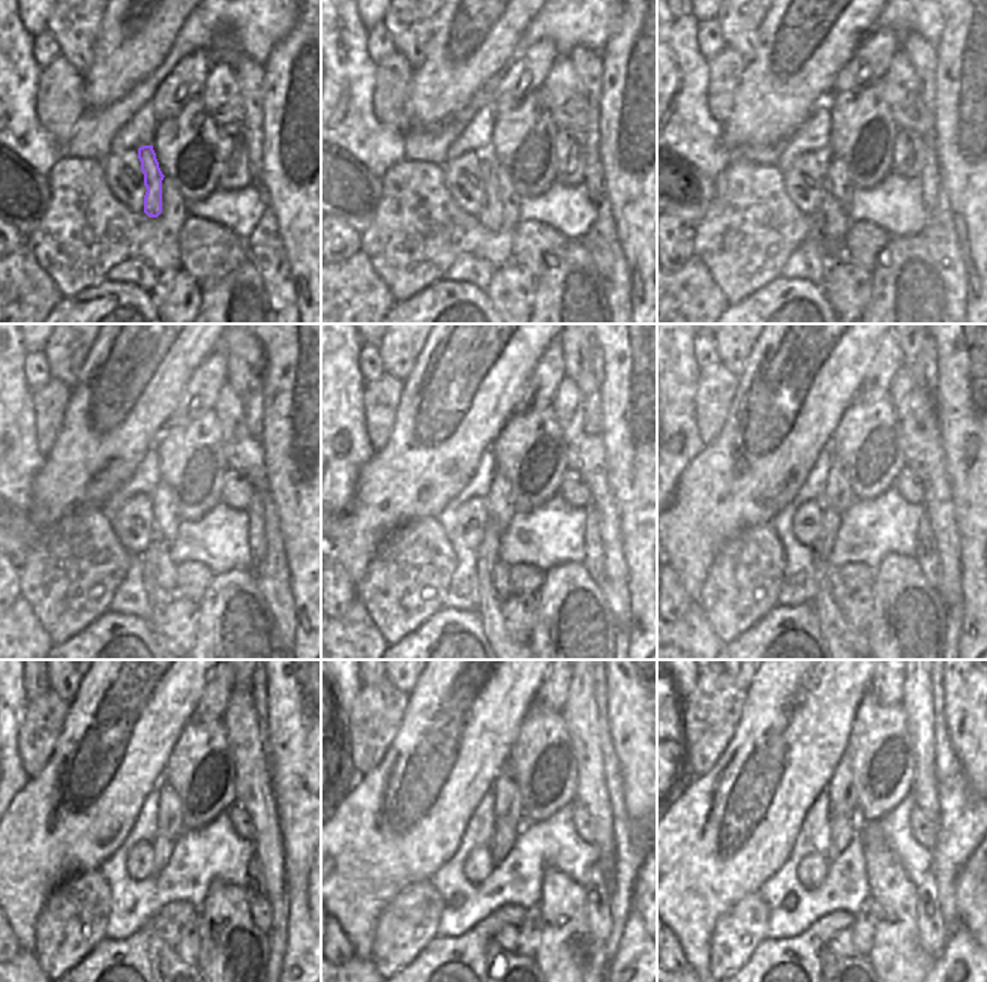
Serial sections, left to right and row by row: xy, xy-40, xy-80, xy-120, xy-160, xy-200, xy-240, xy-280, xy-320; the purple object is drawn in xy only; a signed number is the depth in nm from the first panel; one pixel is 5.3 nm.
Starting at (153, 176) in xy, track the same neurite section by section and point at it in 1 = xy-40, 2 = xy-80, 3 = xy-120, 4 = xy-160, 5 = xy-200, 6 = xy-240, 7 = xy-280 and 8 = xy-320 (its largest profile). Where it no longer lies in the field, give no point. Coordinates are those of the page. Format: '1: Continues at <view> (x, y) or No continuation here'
1: Continues at xy-40 (491, 215)
2: Continues at xy-80 (831, 224)
3: Continues at xy-120 (165, 568)
4: Continues at xy-160 (501, 574)
5: Continues at xy-200 (840, 594)
6: Continues at xy-240 (168, 931)
7: Continues at xy-280 (506, 937)
8: Continues at xy-320 (840, 943).

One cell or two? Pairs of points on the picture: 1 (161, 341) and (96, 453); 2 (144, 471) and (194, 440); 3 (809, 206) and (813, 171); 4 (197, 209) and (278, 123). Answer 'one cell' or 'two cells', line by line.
1: one cell
2: two cells
3: one cell
4: two cells

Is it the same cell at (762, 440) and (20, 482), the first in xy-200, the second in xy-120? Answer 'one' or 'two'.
two

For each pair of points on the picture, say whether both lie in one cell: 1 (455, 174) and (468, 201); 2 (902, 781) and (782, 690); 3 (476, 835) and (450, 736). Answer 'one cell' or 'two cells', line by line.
1: one cell
2: two cells
3: two cells

